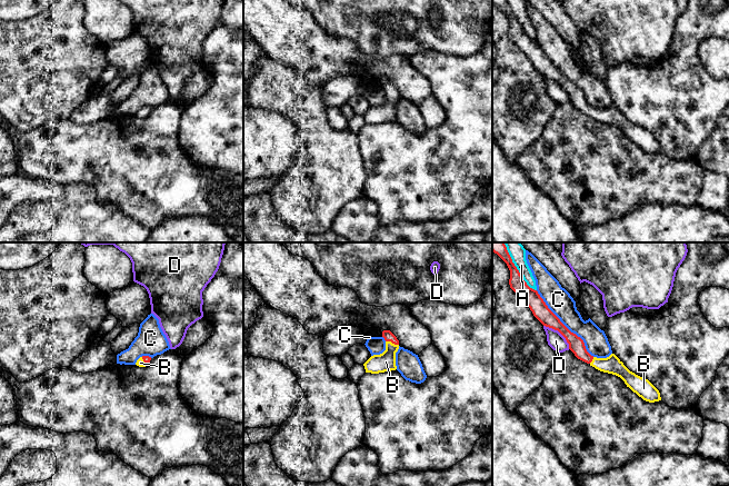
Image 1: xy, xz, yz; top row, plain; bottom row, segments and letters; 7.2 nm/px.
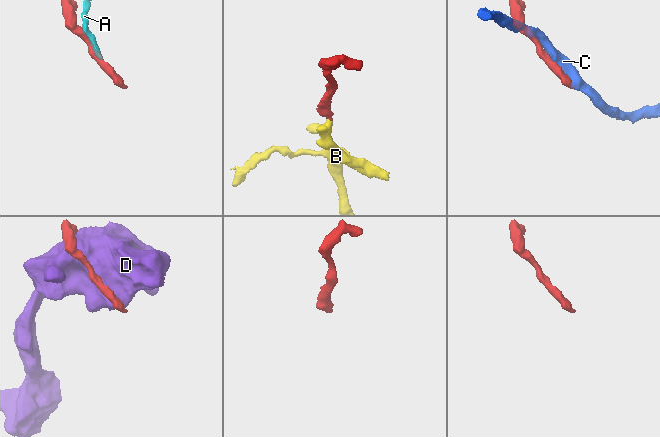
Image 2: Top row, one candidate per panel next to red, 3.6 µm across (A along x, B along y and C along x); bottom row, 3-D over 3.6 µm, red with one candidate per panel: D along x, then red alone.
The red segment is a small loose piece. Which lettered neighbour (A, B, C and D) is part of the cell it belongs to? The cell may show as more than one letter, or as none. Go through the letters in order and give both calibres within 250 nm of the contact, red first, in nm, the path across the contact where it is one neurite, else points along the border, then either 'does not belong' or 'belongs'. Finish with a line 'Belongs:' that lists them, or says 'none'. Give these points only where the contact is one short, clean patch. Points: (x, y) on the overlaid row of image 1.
A: 130/120 nm | does not belong
B: 70/140 nm | across xz (388, 336), (392, 343), (386, 361) | belongs
C: 120/180 nm | does not belong
D: 120/120 nm | does not belong
Belongs: B

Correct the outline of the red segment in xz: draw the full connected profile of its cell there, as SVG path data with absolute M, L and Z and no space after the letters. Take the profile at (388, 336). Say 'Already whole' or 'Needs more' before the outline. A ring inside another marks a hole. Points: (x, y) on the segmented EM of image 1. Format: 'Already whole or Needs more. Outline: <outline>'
Needs more. Outline: M383 330L386 350L380 355L371 356L364 364L366 373L379 374L396 370L396 353L399 349L399 340L390 330Z

